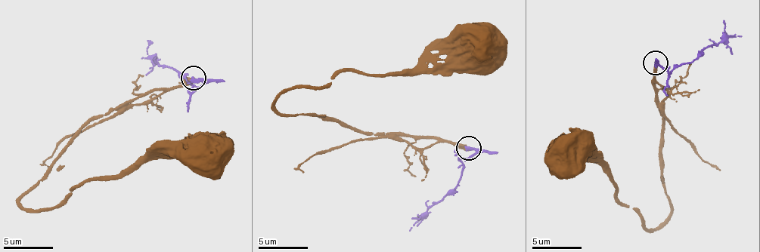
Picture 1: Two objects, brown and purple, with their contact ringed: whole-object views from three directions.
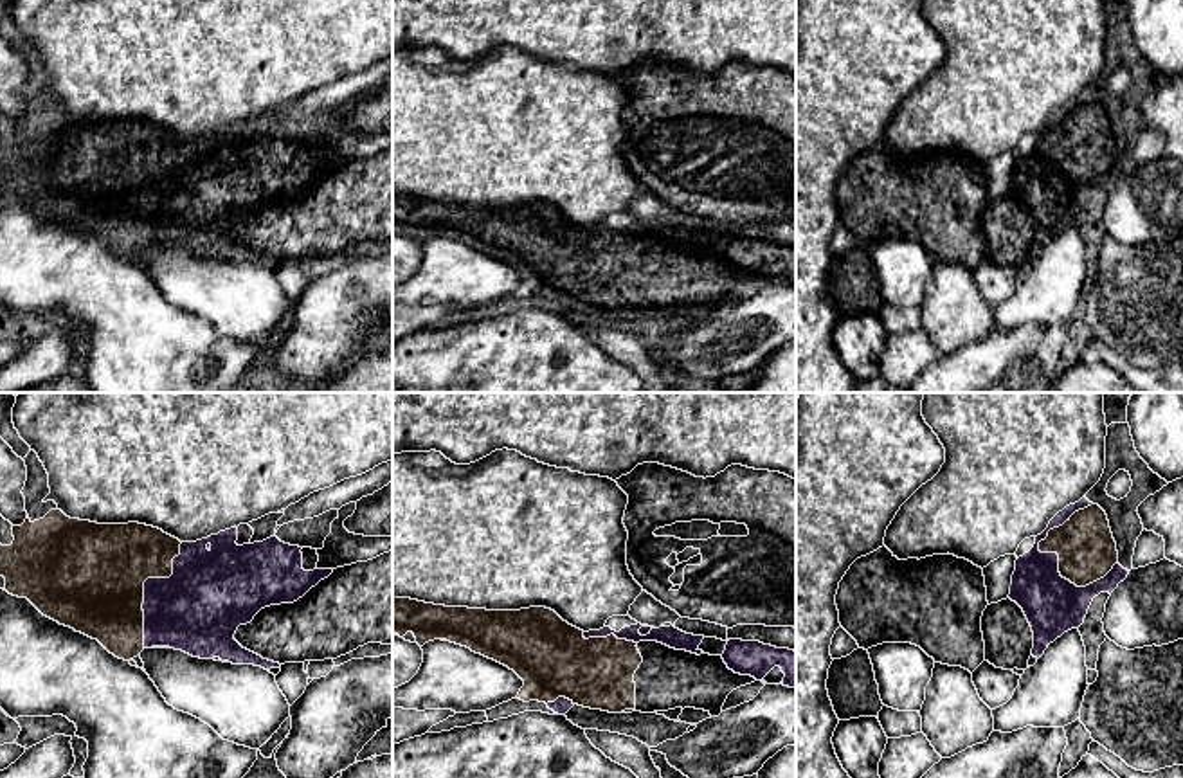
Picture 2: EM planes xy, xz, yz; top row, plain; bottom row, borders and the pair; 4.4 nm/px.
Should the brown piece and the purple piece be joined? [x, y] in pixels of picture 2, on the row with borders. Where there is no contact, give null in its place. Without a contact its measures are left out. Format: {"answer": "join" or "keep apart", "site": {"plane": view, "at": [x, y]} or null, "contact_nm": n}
{"answer": "keep apart", "site": {"plane": "yz", "at": [1039, 546]}, "contact_nm": 380}

